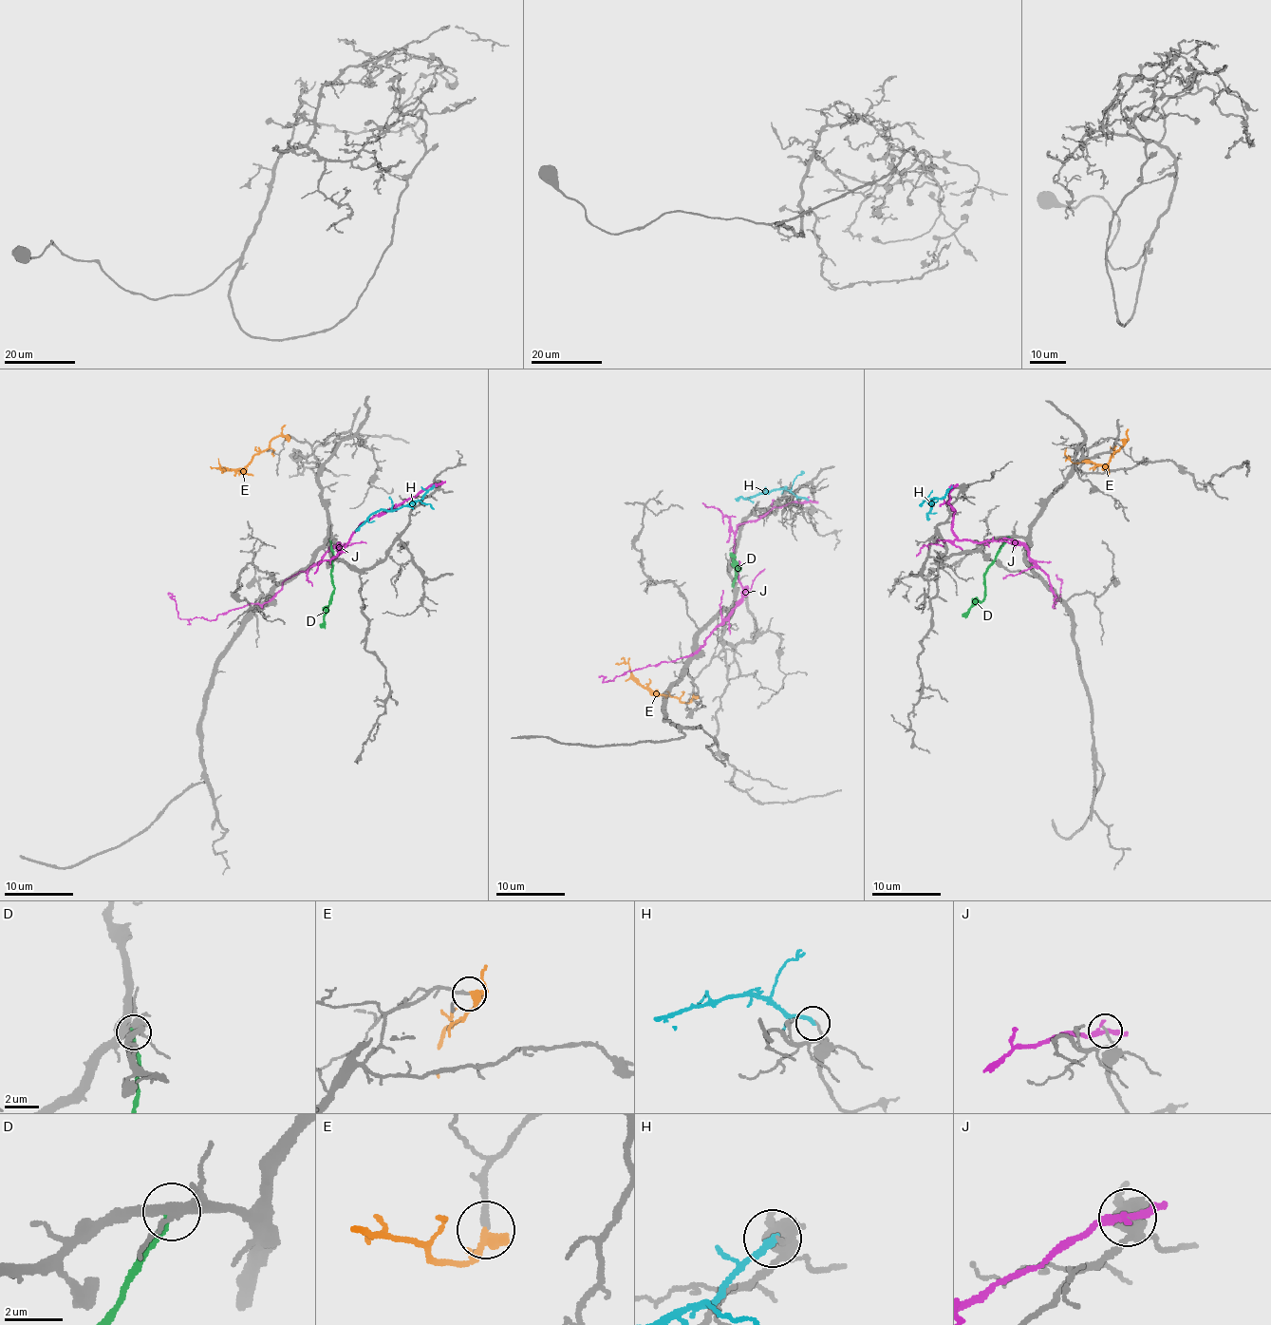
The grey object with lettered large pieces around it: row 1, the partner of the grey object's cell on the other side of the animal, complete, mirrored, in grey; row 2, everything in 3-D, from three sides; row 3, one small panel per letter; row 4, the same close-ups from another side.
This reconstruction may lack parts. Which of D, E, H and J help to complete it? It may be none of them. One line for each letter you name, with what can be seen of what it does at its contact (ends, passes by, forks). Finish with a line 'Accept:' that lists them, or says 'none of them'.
E: it ends
Accept: E

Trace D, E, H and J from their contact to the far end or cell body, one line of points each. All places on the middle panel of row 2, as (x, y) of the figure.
D: (732, 584), (738, 567), (738, 570), (730, 553)
E: (693, 695), (688, 702), (682, 703), (675, 697), (648, 691), (632, 674), (630, 666), (624, 658), (621, 659)
H: (808, 500), (799, 499), (794, 493), (781, 489), (734, 498)
J: (810, 501), (773, 506), (738, 525), (735, 556), (743, 595), (691, 655), (626, 671), (608, 681), (598, 676)

